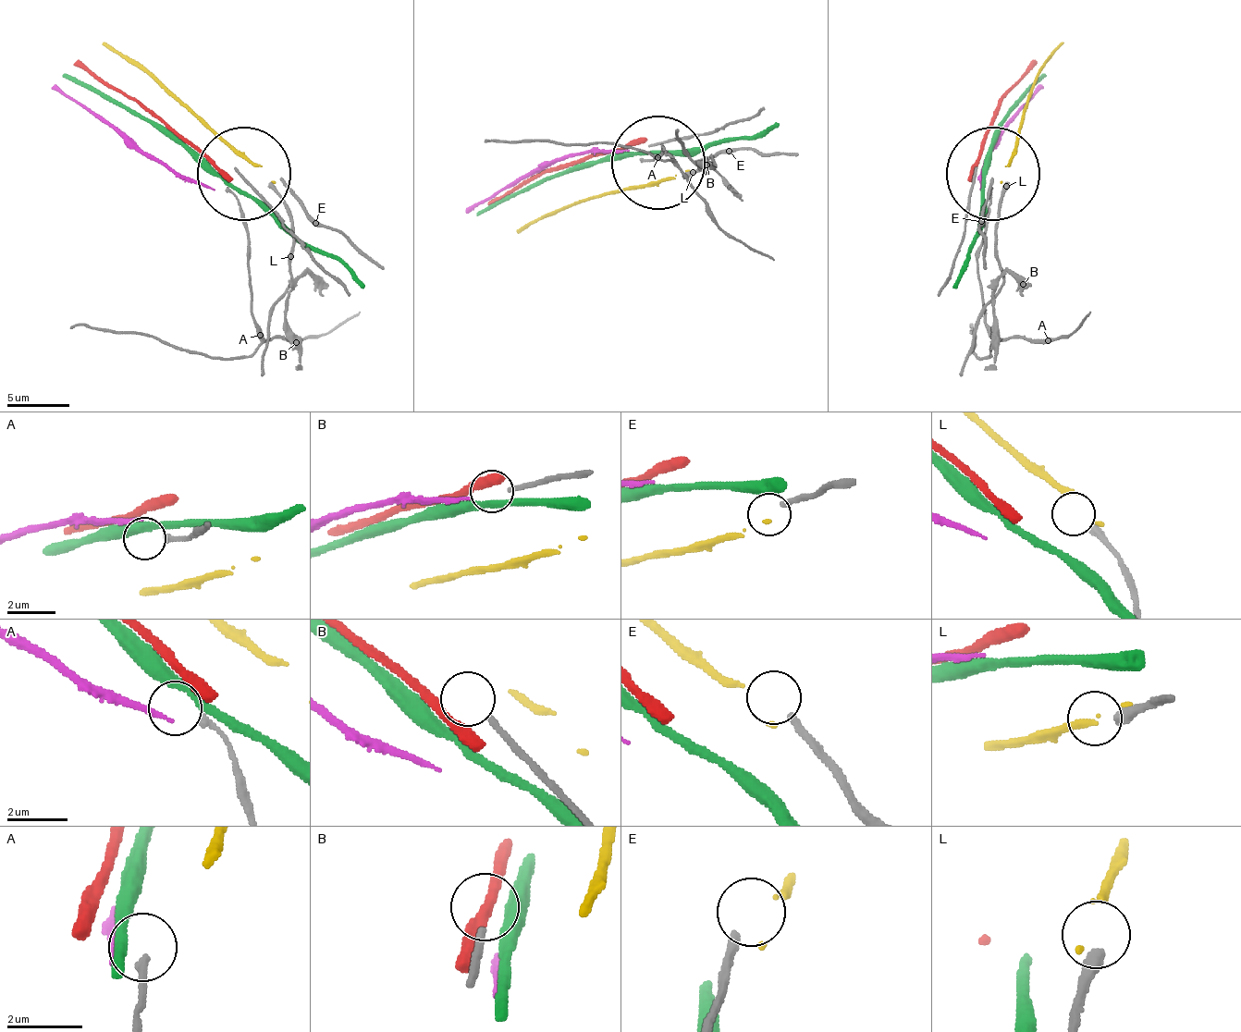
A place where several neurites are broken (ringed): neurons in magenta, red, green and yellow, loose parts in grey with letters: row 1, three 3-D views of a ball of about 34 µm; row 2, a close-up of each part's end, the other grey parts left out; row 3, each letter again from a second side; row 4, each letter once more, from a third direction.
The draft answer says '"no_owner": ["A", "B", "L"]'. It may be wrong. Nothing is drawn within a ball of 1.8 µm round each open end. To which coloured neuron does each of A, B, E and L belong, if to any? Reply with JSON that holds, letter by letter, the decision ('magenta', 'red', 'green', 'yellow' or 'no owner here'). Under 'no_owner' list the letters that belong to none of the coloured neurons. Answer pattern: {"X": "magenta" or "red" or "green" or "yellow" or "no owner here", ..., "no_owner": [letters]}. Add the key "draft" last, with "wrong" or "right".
{"A": "no owner here", "B": "no owner here", "E": "no owner here", "L": "no owner here", "no_owner": ["A", "B", "E", "L"], "draft": "wrong"}

